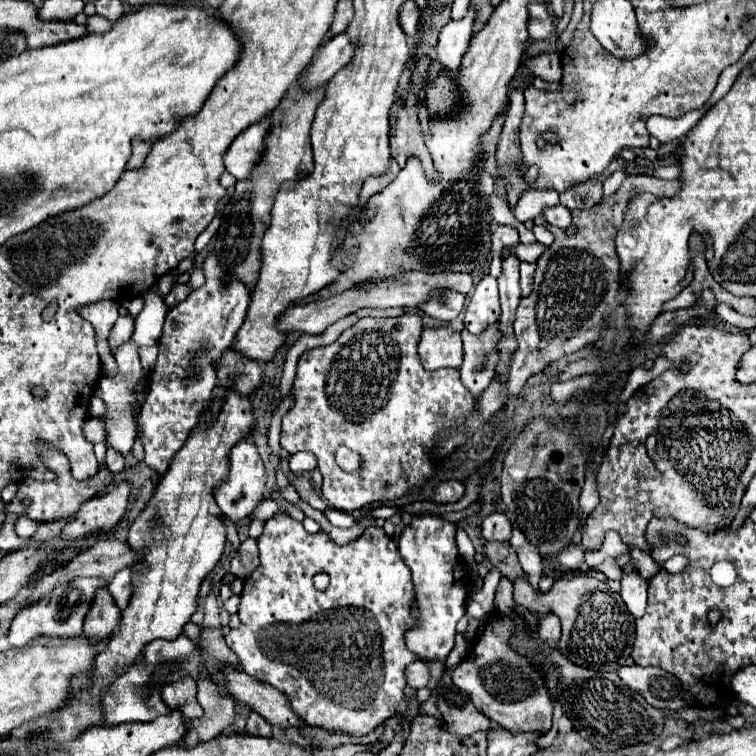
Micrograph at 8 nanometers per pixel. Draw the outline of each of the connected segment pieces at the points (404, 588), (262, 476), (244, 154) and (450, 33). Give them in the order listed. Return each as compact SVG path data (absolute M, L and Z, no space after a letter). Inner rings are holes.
M277 512L273 518L269 518L263 526L263 534L257 538L257 546L259 546L259 554L261 554L261 564L259 568L255 568L245 580L243 580L243 592L241 592L241 604L239 604L239 628L237 630L229 630L225 634L225 642L231 650L235 650L235 654L241 660L243 670L261 680L267 682L271 686L275 686L277 690L281 690L283 694L287 694L291 708L311 726L319 726L323 730L329 732L341 732L341 734L351 734L351 736L365 736L369 732L373 732L377 726L381 726L385 720L393 718L399 708L401 702L405 700L405 668L419 660L417 654L413 654L407 646L405 646L405 632L415 628L417 618L411 620L411 608L415 606L415 590L413 590L413 582L411 582L411 572L407 570L407 566L401 562L401 554L397 550L397 544L385 536L385 532L381 528L369 526L361 538L357 538L355 542L347 544L347 546L339 546L331 540L329 534L325 532L317 532L317 534L309 534L301 522L289 518L285 512ZM325 572L329 576L329 588L325 592L315 590L313 586L313 576Z
M251 438L241 440L237 446L233 446L231 450L231 470L229 470L229 478L227 482L223 482L217 492L215 492L215 500L219 504L219 508L223 510L223 514L233 520L235 524L241 522L243 518L247 518L257 504L263 500L263 492L265 492L265 482L267 482L267 474L265 474L265 466L261 462L261 456L253 444Z
M261 120L247 130L243 130L229 150L225 152L225 168L229 174L233 174L237 180L245 180L255 166L255 162L263 154L263 142L269 134L269 122Z
M469 8L467 16L459 22L449 22L441 34L437 44L437 60L443 70L455 72L461 64L461 58L471 42L471 28L473 28L473 8Z

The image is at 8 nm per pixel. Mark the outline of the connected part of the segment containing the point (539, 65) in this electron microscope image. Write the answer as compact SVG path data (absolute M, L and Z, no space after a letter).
M527 50L523 52L523 64L545 82L559 82L561 80L561 56L559 54L541 54L535 58L527 56Z

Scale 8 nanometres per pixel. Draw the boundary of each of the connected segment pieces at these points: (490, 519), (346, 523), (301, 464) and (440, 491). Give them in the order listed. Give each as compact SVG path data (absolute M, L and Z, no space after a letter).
M489 514L483 524L481 524L481 532L485 540L497 540L497 542L507 542L511 538L511 522L505 514Z
M326 508L323 513L325 515L325 518L327 518L327 520L329 520L333 526L340 528L349 528L356 522L351 514L345 514L345 512L337 509Z
M295 452L295 454L291 456L289 468L291 468L291 472L297 474L297 476L299 476L299 474L307 474L307 472L311 472L311 470L317 468L317 458L315 458L315 454L311 454L311 452Z
M449 480L449 482L441 482L435 488L435 502L439 504L451 504L451 502L459 502L465 494L465 486L457 480Z

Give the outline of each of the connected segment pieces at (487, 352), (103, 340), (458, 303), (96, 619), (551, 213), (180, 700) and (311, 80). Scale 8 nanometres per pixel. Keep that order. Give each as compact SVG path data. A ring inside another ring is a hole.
M495 324L491 330L483 332L483 338L475 338L473 334L467 334L467 330L463 330L461 334L465 350L463 366L459 370L461 382L477 400L479 394L483 394L483 390L491 384L495 376L495 366L499 362L497 344L501 340L501 332L499 326Z
M101 300L79 309L79 314L89 320L95 328L95 336L97 336L97 352L99 352L99 358L103 362L103 368L105 368L105 376L111 376L115 374L115 358L111 356L111 350L109 350L109 344L107 344L107 338L109 338L109 332L115 324L115 320L119 318L120 303L115 300Z
M437 290L437 292L433 292L433 296L427 302L423 302L419 306L419 310L431 318L449 322L461 314L463 302L465 302L465 294L461 294L457 290Z
M107 588L99 590L99 594L95 596L95 602L85 618L85 626L83 626L83 634L99 644L103 640L107 640L119 626L119 618L121 618L121 610L115 606L111 594Z
M561 202L551 206L551 208L545 208L543 216L553 226L559 226L559 228L569 228L571 226L571 212Z
M181 678L177 682L167 684L161 690L163 702L171 710L179 710L185 720L195 720L203 716L203 708L197 702L197 682L191 678Z
M339 34L325 42L321 48L317 48L317 54L313 56L307 70L301 74L305 88L317 88L331 80L343 66L351 62L355 54L355 44L347 34Z

